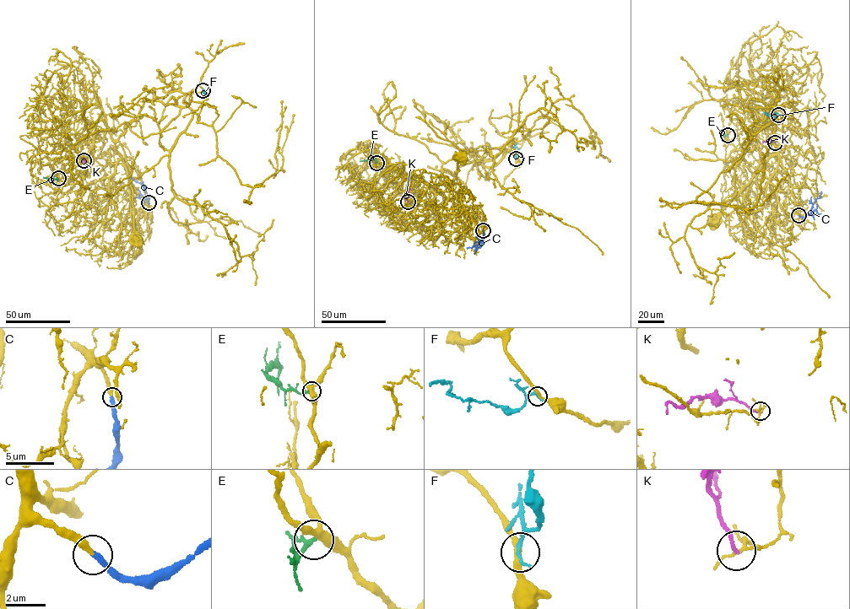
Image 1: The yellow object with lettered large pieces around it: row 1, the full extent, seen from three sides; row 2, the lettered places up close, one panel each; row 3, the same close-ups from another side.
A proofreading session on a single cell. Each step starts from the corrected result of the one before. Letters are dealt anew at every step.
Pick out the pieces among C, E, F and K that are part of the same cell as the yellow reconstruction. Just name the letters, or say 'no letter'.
C

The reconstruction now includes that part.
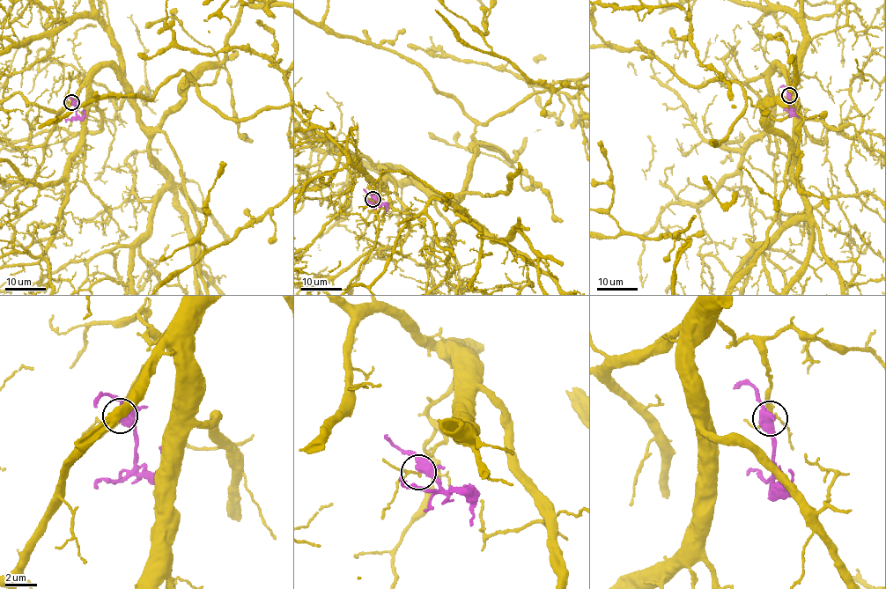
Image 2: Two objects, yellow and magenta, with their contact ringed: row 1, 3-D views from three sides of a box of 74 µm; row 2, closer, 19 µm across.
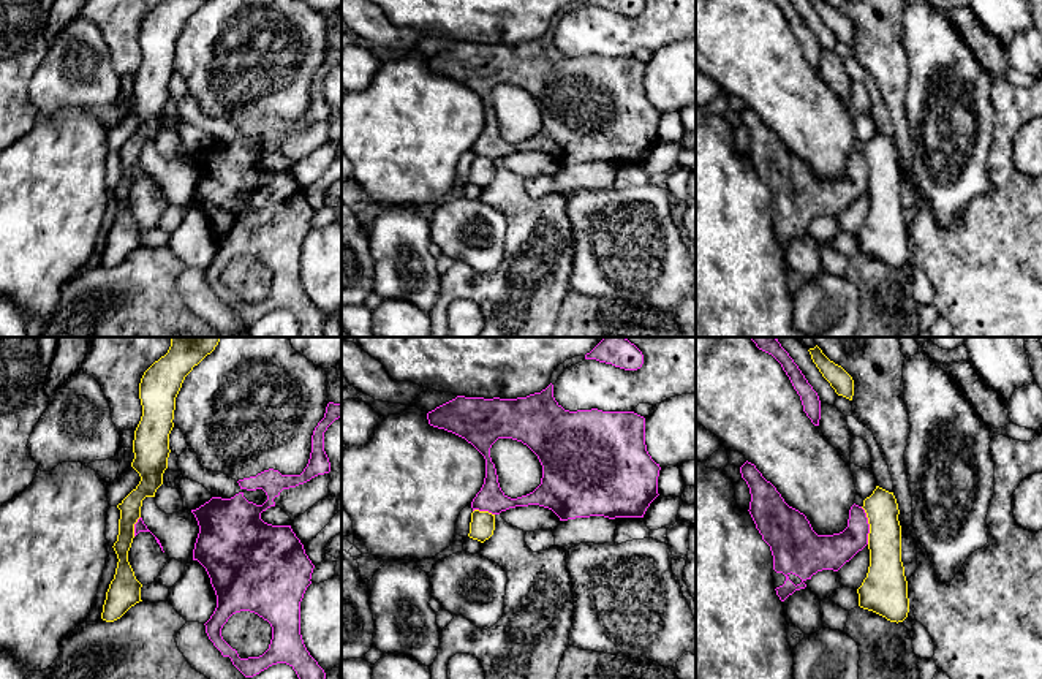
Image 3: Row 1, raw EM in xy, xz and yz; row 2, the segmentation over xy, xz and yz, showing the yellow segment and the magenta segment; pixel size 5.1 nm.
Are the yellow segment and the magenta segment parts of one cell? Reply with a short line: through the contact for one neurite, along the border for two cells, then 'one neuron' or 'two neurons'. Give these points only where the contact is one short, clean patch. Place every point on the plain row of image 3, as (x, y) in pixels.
line yz (860, 152), (867, 162), (868, 189); two neurons

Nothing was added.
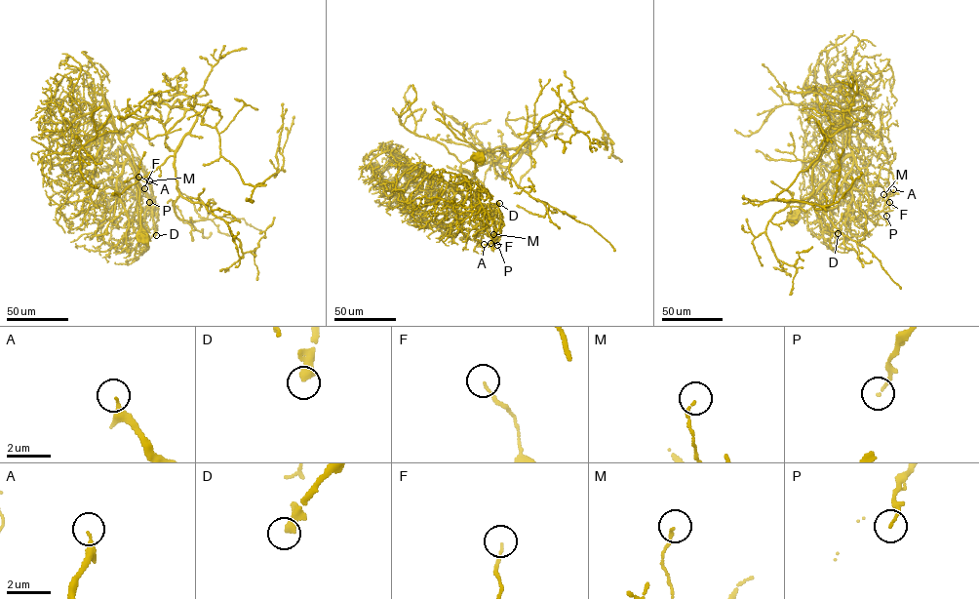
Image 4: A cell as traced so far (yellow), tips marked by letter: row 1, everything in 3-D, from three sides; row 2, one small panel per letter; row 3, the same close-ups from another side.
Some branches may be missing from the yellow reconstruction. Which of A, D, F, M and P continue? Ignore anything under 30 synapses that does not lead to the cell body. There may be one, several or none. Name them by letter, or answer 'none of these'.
D

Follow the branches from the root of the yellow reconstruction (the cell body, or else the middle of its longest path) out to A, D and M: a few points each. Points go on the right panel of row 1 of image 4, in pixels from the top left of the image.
A: (791, 217), (833, 172), (846, 136), (866, 185), (869, 209), (874, 214), (881, 212), (893, 189)
D: (791, 217), (833, 172), (846, 136), (853, 161), (845, 180), (851, 188), (852, 197), (846, 219), (838, 233)
M: (791, 217), (833, 172), (846, 136), (866, 185), (870, 211), (874, 214), (881, 211), (883, 194)

